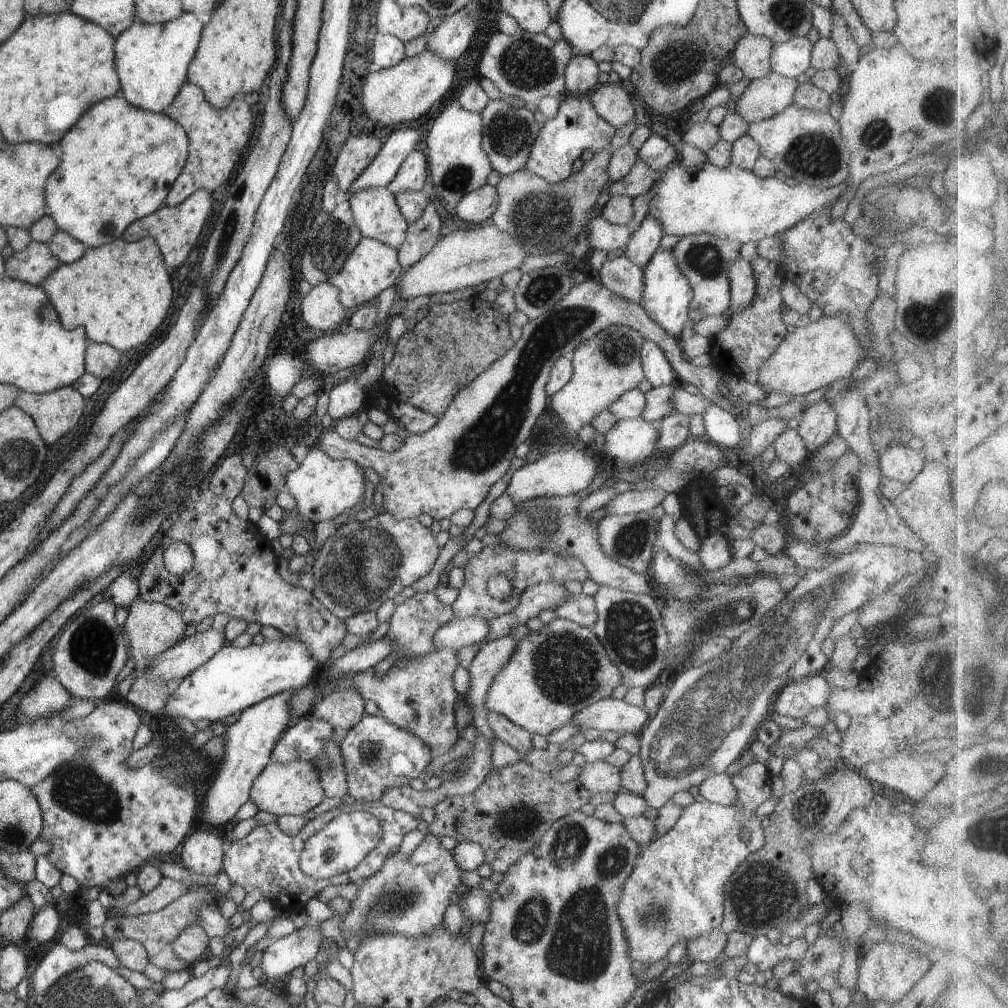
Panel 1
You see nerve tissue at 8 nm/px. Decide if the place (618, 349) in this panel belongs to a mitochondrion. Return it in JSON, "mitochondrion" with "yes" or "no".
{"mitochondrion":"yes"}

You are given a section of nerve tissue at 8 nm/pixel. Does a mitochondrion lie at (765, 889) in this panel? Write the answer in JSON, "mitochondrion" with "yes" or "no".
{"mitochondrion":"yes"}

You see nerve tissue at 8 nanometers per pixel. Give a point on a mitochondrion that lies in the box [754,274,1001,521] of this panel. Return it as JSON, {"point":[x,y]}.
{"point":[925,319]}

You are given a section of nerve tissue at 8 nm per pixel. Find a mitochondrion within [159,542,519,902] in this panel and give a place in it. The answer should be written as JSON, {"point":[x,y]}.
{"point":[370,754]}

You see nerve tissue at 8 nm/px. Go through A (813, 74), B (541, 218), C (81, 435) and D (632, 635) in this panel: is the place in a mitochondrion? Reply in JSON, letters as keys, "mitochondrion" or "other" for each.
{"A":"other","B":"mitochondrion","C":"other","D":"mitochondrion"}

